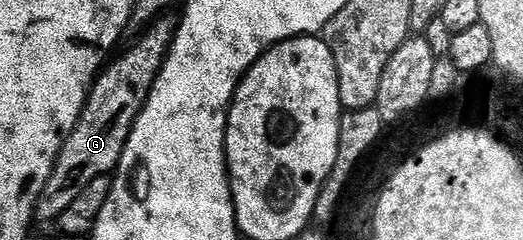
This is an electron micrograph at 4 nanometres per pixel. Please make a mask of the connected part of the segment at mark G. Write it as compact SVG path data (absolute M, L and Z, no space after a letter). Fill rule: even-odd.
M171 17L156 19L124 55L116 54L95 76L95 84L87 95L81 117L59 150L59 161L45 189L39 194L35 206L38 222L54 224L59 215L65 213L65 208L80 195L81 189L93 181L93 177L111 175L118 168L133 125L143 112L143 102L147 100L151 86L159 80L159 70L171 49L177 23L174 18L167 18Z

